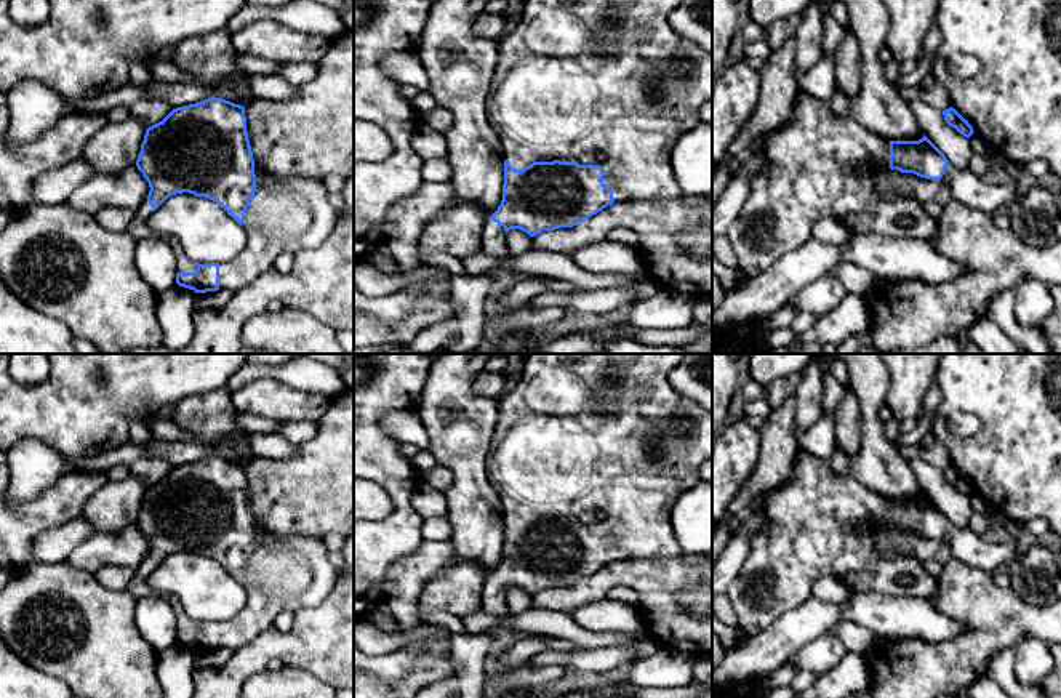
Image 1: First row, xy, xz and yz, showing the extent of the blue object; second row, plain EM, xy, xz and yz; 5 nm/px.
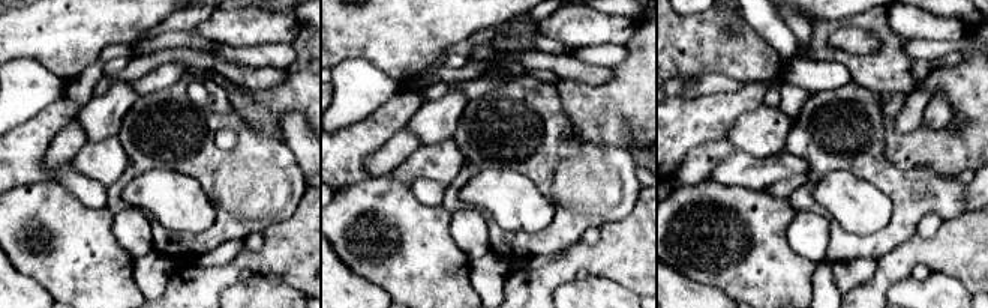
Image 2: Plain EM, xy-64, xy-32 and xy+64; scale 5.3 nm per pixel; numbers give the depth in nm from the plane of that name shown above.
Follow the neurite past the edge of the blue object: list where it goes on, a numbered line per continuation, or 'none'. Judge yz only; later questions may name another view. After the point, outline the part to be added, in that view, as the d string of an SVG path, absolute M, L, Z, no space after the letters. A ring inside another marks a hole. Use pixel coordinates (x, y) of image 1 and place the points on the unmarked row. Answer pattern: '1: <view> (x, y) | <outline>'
1: yz (810, 529) | M802 450L787 479L765 491L755 506L762 511L762 528L751 536L751 552L739 576L728 588L739 629L754 637L768 629L786 612L799 607L813 594L819 576L834 576L850 591L874 591L890 596L930 597L936 594L938 580L930 576L923 564L915 559L882 559L874 546L874 532L890 524L890 499L863 487L851 474L839 475L831 461Z
2: yz (965, 546) | M949 522L939 540L951 546L954 559L991 573L999 568L1008 568L1019 556L1013 541L984 541L983 536L978 536L968 527L959 528L952 522Z

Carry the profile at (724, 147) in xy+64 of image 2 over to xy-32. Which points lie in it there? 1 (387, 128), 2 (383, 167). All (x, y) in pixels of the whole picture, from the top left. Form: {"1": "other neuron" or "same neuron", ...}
{"1": "other neuron", "2": "same neuron"}

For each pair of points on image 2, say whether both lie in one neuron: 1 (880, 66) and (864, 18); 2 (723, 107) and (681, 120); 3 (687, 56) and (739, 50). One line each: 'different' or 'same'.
1: same
2: same
3: same

